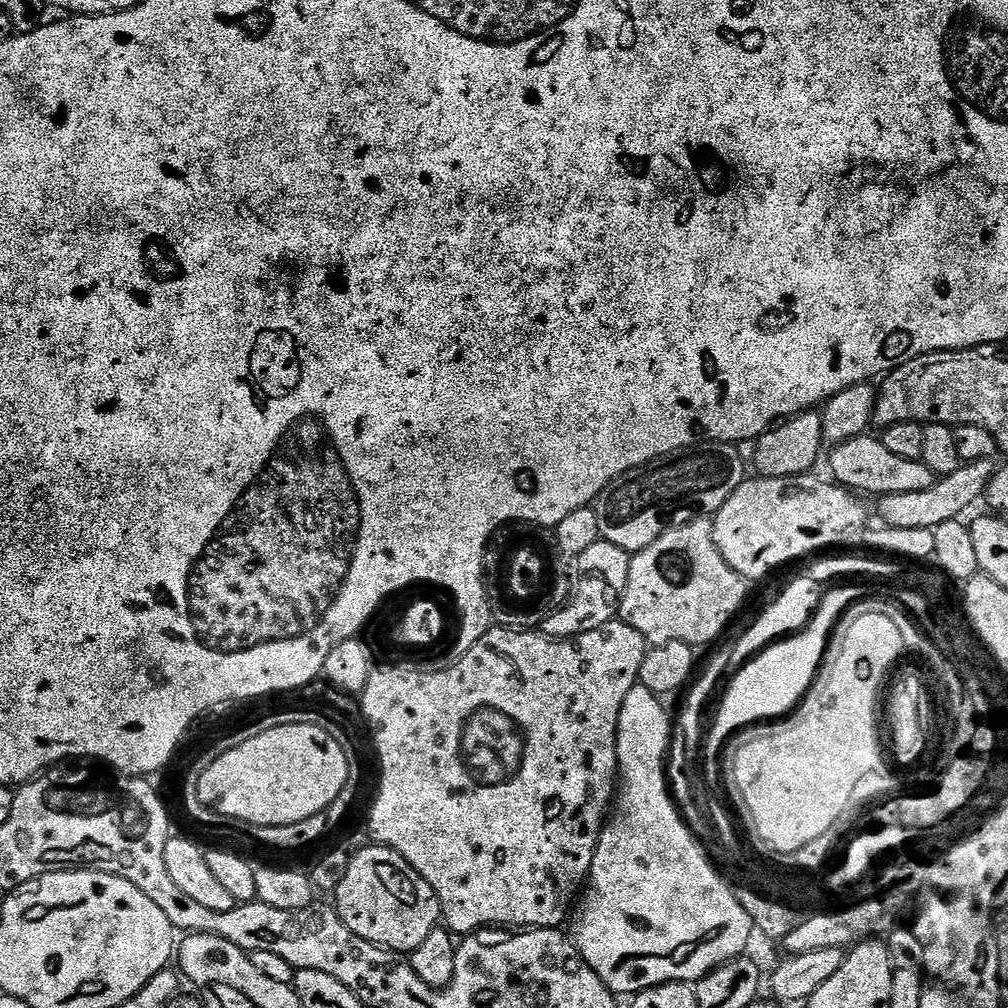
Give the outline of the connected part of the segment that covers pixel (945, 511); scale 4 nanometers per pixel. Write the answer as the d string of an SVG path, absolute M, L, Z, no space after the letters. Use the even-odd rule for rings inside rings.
M983 460L973 464L961 463L958 470L949 476L941 476L935 484L926 490L914 490L914 494L890 494L879 497L880 516L885 525L898 530L926 530L934 529L942 522L959 520L964 511L975 500L979 501L986 490L986 482L992 477L997 465L992 460Z

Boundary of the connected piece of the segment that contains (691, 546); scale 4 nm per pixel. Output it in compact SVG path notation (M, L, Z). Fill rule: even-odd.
M691 520L677 528L667 528L659 538L650 542L641 552L635 553L630 562L630 578L626 578L626 590L620 599L619 619L634 626L649 645L666 642L686 642L693 646L708 644L724 632L724 627L736 616L736 611L748 596L749 585L722 558L712 537L712 520Z

